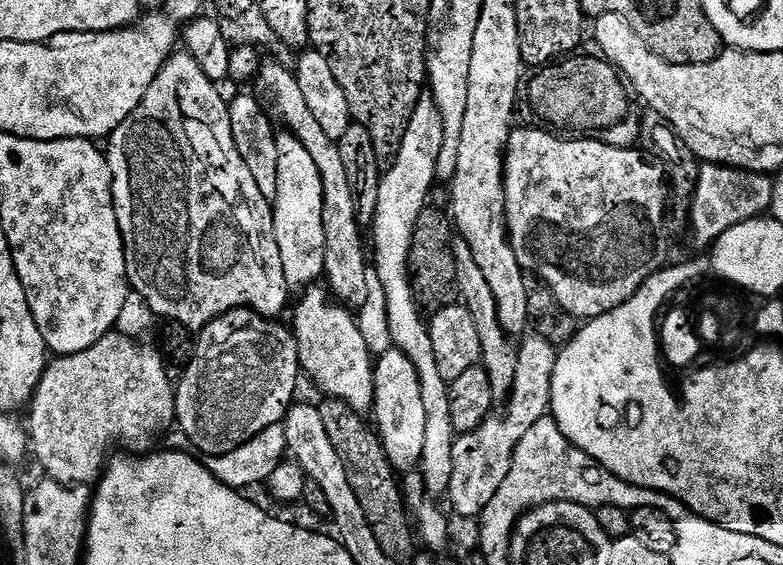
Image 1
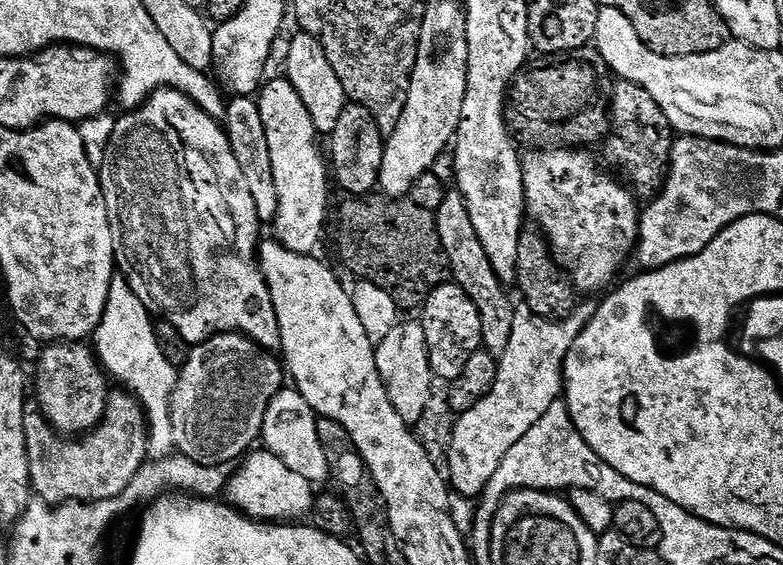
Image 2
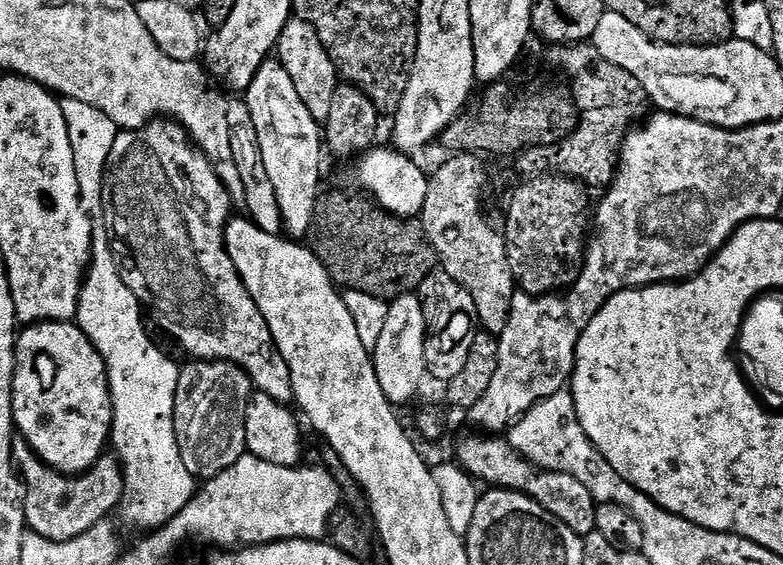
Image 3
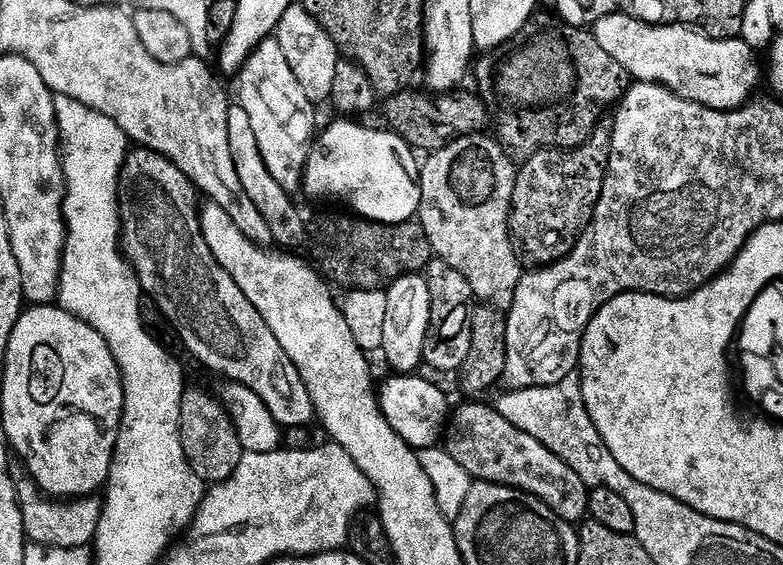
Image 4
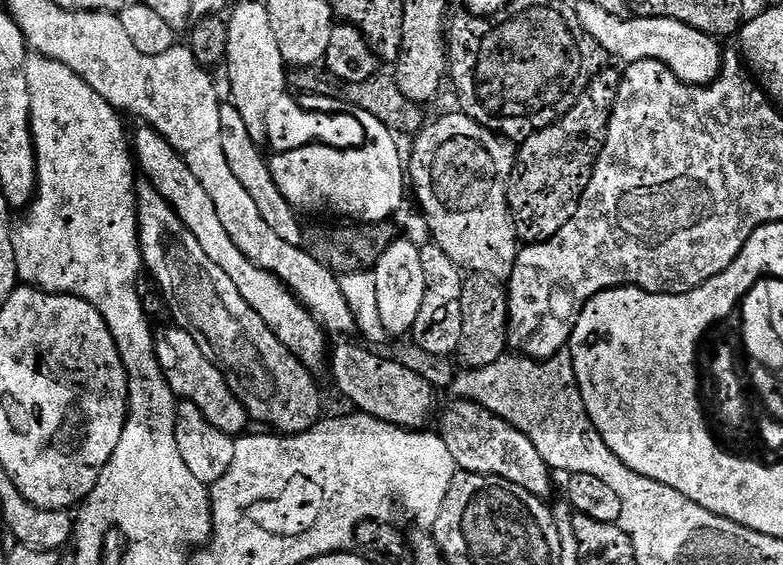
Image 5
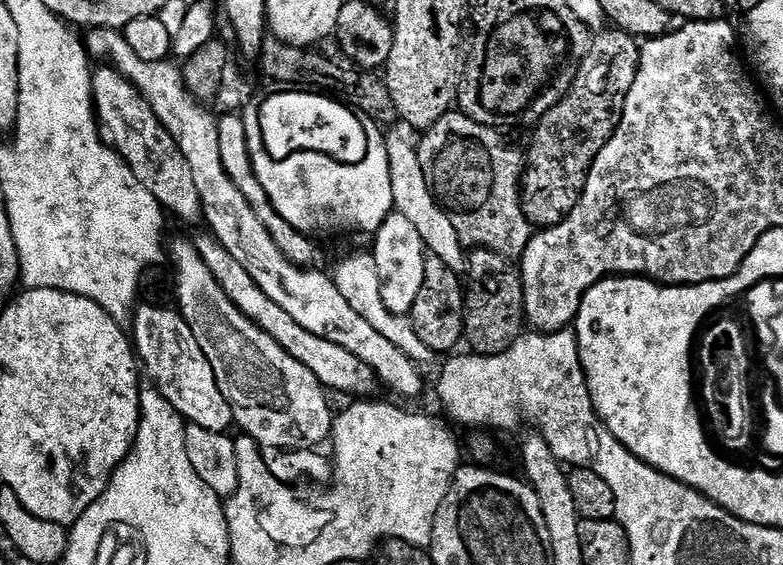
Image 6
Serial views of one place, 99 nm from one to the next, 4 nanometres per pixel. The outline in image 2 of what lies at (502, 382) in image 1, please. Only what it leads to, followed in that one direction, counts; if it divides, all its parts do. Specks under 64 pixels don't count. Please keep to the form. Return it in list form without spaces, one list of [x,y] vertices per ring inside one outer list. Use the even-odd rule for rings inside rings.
[[[459,190],[449,191],[445,195],[442,206],[436,211],[436,225],[444,252],[448,256],[451,279],[472,299],[474,306],[478,306],[478,314],[482,318],[483,351],[499,358],[510,346],[510,330],[514,330],[516,308],[514,303],[512,304],[511,298],[508,297],[507,290],[504,289],[507,288],[505,281],[498,278],[494,266],[490,264],[490,258],[486,254],[486,246],[482,246],[482,242],[478,240],[478,234],[474,232],[474,222],[470,222],[470,210],[466,208],[466,202]]]

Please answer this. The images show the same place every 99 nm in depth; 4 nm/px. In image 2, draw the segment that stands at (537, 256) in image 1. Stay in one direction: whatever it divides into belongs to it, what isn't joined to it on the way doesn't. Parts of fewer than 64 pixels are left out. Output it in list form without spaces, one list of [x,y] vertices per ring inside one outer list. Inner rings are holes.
[[[568,149],[532,150],[523,157],[524,207],[529,221],[548,241],[552,257],[568,273],[577,293],[600,292],[611,289],[617,283],[616,275],[627,260],[633,259],[636,242],[640,238],[641,205],[631,187],[619,184],[611,171],[600,169],[600,164],[591,156],[591,151]]]

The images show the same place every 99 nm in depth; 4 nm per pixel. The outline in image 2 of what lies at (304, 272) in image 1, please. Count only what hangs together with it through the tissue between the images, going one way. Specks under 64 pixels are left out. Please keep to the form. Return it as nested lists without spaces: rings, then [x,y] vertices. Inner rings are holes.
[[[287,78],[269,79],[258,92],[258,103],[262,114],[262,126],[266,126],[266,142],[270,142],[270,166],[274,166],[274,186],[278,186],[278,206],[274,213],[276,219],[275,239],[279,240],[286,250],[294,250],[307,256],[315,253],[320,239],[324,236],[324,219],[328,216],[328,180],[330,184],[330,168],[326,156],[320,153],[316,145],[318,133],[310,118],[310,110],[298,98],[298,90]]]

